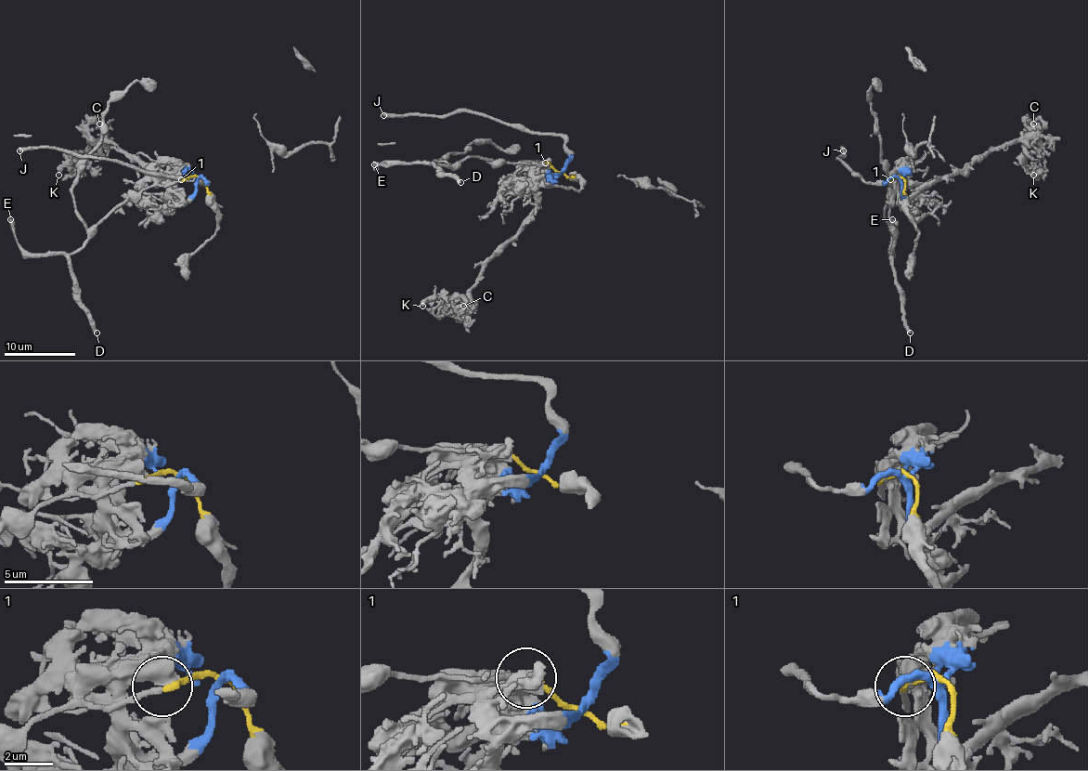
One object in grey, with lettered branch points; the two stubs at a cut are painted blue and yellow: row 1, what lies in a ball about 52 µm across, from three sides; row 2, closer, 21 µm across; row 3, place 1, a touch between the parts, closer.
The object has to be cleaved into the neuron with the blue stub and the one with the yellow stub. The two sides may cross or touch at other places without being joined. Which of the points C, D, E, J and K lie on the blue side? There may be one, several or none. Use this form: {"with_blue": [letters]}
{"with_blue": ["C", "J", "K"]}

